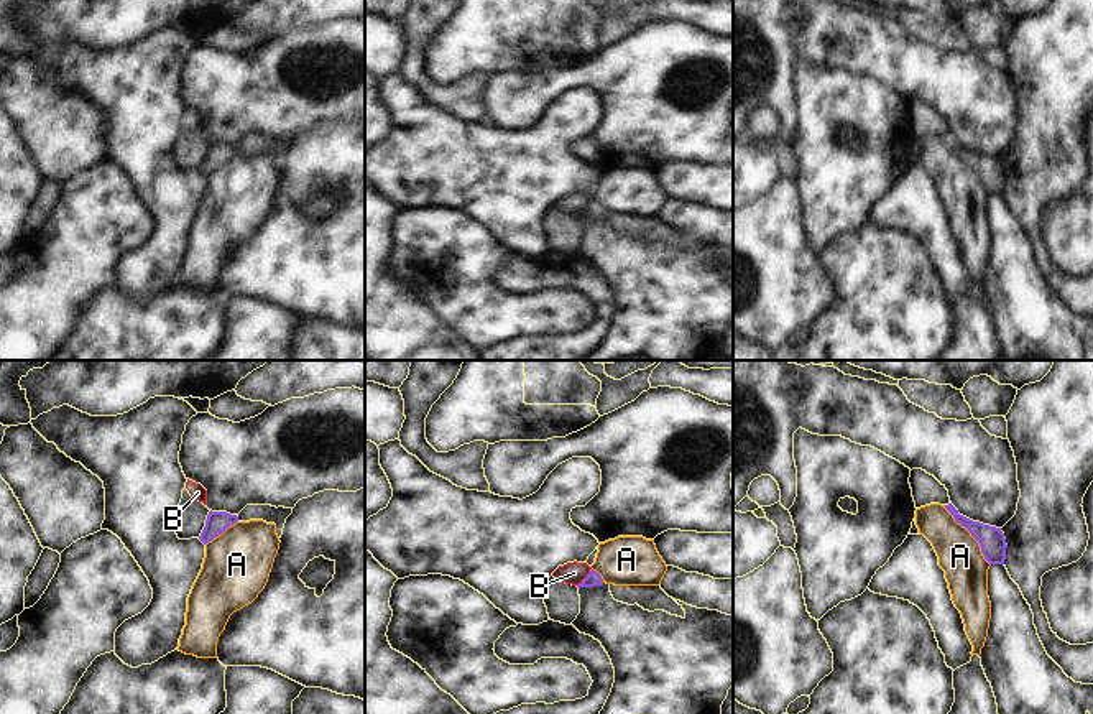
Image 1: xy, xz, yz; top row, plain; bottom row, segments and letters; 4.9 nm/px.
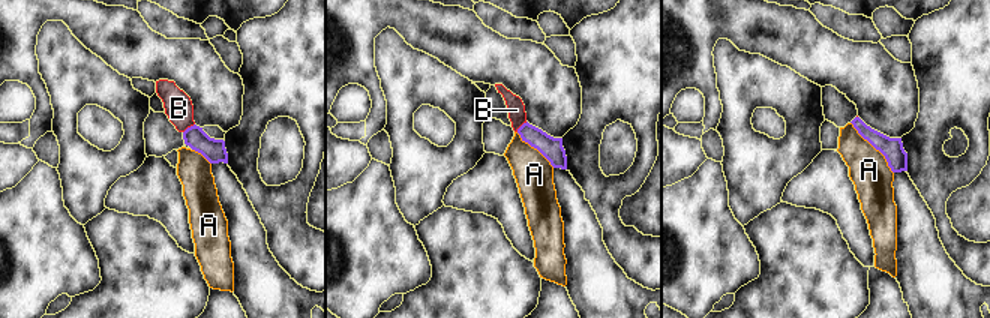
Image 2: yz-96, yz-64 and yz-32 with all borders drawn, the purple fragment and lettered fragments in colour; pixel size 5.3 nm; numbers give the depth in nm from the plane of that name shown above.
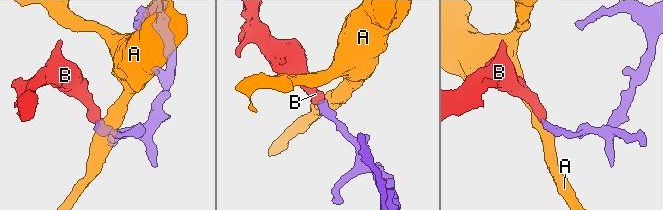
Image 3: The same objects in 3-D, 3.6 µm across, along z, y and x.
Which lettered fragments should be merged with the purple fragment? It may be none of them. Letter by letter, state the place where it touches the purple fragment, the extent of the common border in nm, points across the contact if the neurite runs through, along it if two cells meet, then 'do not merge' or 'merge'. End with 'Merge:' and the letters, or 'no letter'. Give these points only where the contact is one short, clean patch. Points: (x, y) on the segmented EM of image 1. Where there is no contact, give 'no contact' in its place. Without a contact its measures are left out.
A: contact yz (972, 535); length 380 nm; do not merge
B: contact xz (585, 578); length 120 nm; border xz (590, 568), (589, 574), (577, 586); do not merge
Merge: no letter

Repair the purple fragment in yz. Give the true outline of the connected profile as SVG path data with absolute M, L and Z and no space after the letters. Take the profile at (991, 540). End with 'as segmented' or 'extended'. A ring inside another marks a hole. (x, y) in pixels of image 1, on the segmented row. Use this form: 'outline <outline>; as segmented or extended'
outline M952 503L945 505L945 508L953 515L955 522L965 526L980 543L981 553L989 564L1004 564L1008 545L1001 528L973 522L960 515Z; as segmented

